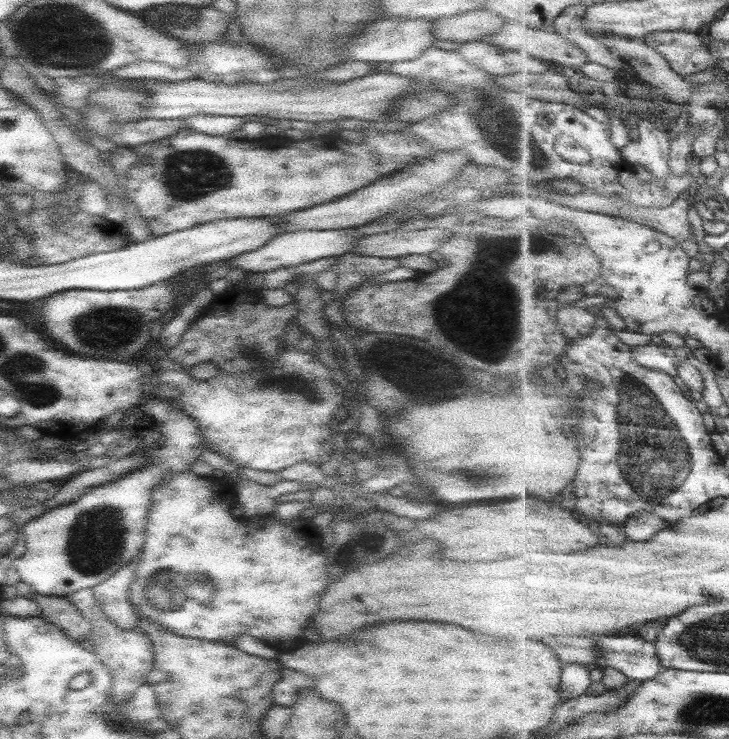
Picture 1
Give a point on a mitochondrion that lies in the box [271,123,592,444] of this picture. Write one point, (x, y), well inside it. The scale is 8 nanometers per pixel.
(503, 250)

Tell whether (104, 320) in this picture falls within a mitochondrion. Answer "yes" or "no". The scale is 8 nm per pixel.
yes

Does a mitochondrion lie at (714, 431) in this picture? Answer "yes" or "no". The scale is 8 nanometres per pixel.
no

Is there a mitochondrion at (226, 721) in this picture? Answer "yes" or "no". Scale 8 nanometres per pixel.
no

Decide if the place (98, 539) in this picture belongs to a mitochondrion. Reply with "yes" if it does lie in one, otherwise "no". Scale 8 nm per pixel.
yes

